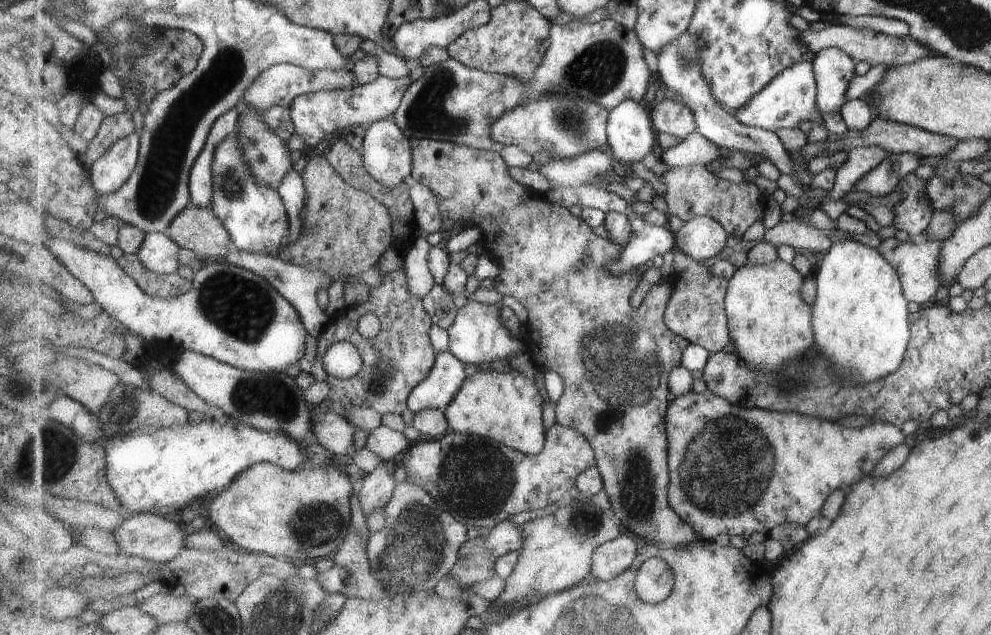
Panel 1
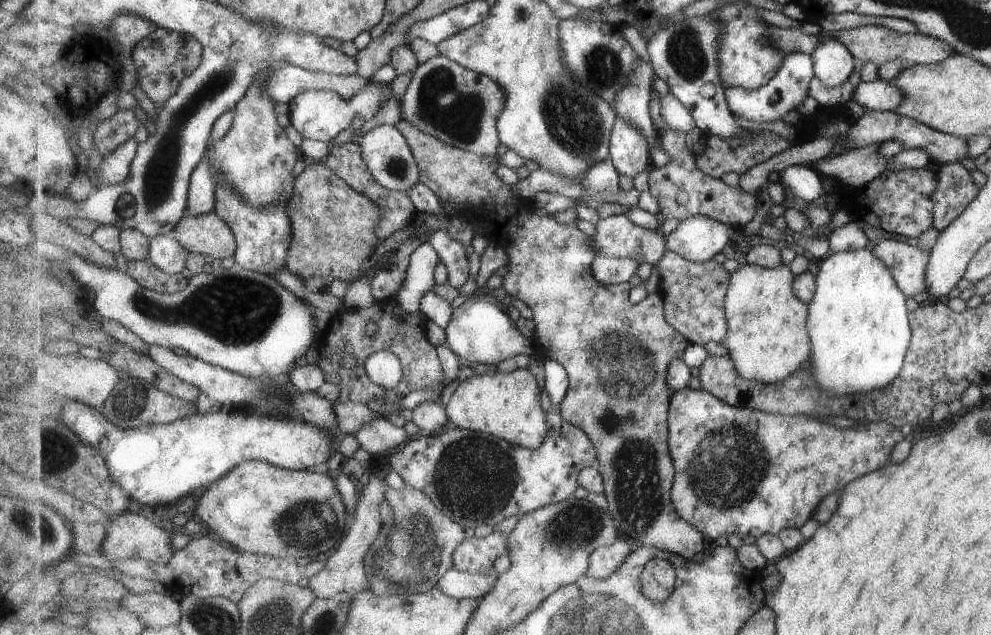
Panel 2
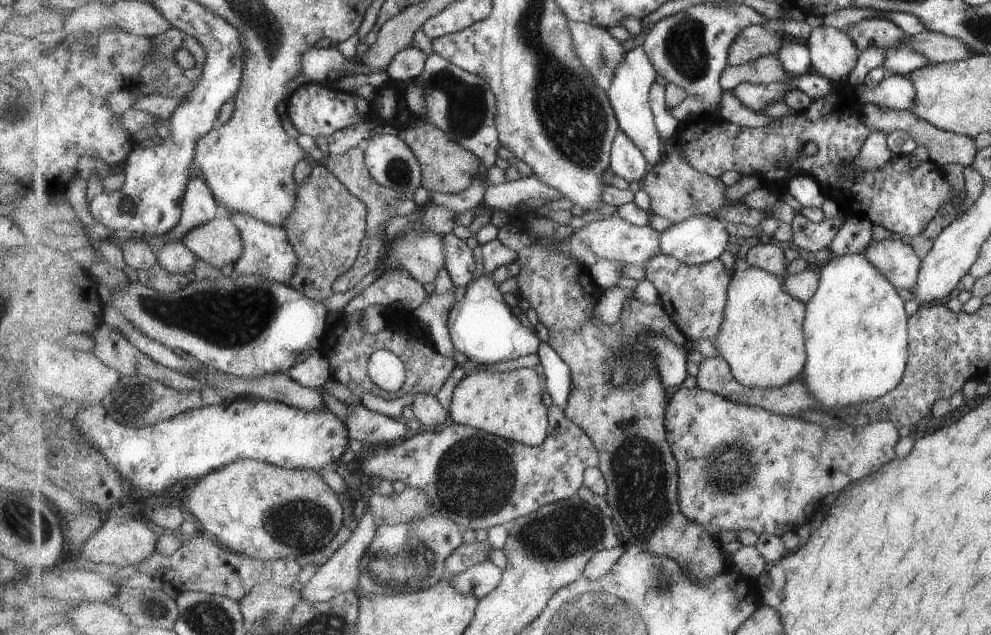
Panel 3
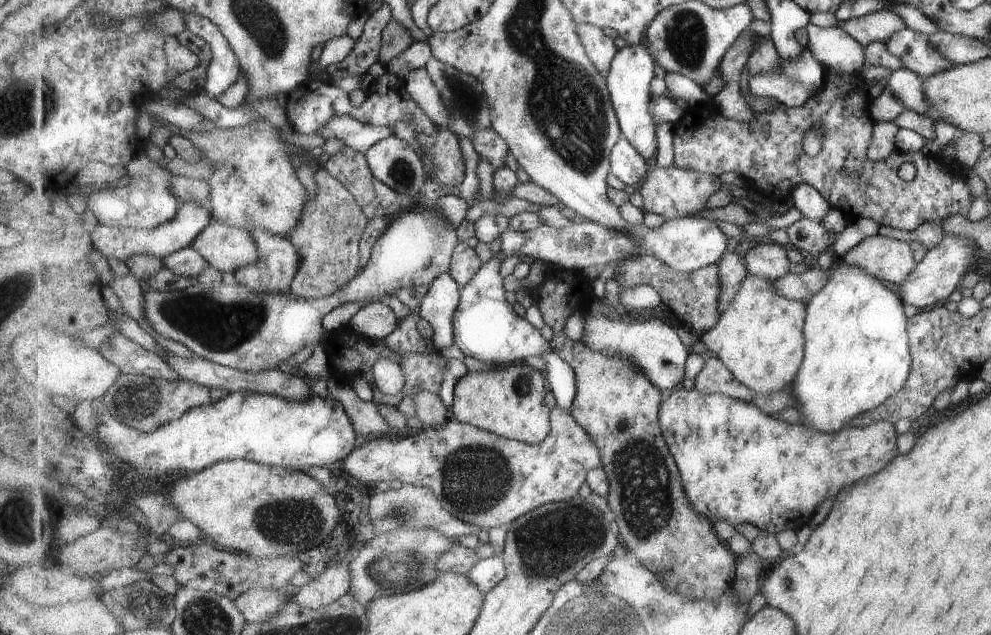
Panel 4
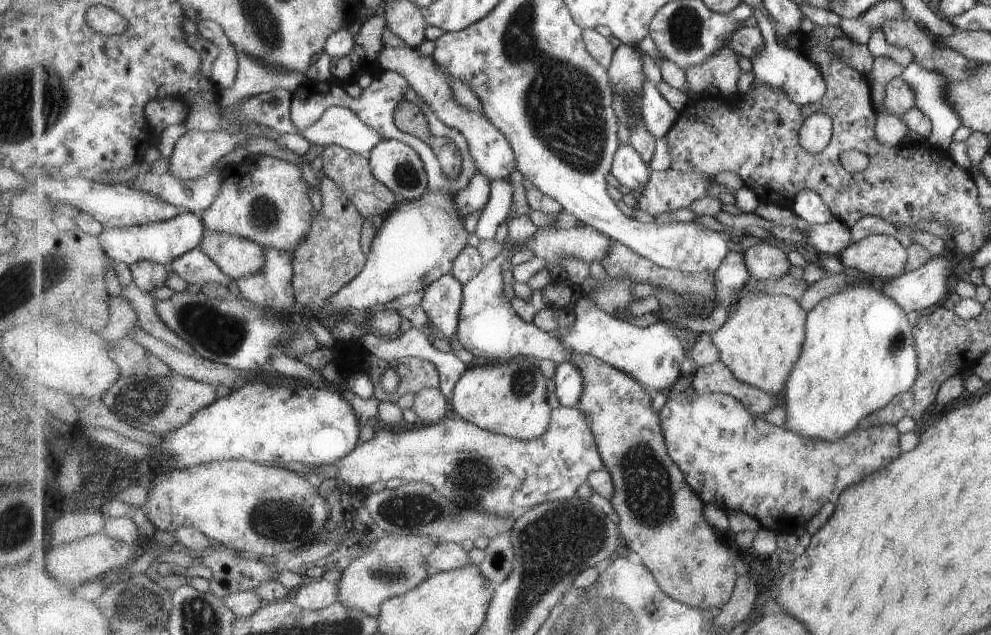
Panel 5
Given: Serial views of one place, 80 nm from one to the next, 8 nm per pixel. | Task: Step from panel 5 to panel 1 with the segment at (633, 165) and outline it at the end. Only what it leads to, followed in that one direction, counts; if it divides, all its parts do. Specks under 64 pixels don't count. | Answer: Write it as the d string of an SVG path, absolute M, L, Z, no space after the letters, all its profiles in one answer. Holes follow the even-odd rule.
M625 98L609 112L608 138L615 161L623 167L658 153L652 115L637 100Z

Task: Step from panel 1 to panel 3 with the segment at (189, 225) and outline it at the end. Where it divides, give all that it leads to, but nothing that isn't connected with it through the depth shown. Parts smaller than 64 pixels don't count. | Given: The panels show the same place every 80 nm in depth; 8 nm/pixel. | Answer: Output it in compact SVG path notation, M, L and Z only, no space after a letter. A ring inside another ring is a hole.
M227 215L193 228L183 236L182 243L199 259L219 269L243 256L241 232Z

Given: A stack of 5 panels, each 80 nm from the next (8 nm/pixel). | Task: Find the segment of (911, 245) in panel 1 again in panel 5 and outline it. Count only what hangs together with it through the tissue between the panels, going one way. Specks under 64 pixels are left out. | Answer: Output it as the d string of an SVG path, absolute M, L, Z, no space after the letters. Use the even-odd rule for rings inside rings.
M867 235L849 243L839 254L844 266L869 276L891 280L904 272L907 249L891 235Z

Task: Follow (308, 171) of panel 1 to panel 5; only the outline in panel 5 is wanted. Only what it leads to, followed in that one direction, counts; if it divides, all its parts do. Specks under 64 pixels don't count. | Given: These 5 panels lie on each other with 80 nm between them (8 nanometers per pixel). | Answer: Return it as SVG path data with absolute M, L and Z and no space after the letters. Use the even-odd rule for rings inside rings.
M323 173L321 180L322 208L319 214L314 212L312 230L294 256L295 276L292 282L296 288L296 302L313 309L323 307L327 299L336 295L365 268L368 261L368 254L362 247L366 218L336 182Z

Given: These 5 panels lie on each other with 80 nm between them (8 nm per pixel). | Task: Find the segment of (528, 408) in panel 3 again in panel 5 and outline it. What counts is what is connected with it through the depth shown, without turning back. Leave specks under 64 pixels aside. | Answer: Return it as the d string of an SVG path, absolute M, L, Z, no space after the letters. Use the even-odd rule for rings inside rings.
M530 358L477 362L455 385L451 396L452 411L482 429L528 441L544 435L550 428L554 409L549 406L547 394L547 377Z

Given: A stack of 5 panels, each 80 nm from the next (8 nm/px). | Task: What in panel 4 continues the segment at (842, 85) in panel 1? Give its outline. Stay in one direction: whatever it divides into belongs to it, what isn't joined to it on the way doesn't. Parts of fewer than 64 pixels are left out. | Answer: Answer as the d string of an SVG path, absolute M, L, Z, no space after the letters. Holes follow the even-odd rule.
M807 24L807 45L809 52L827 72L837 70L841 74L856 74L863 66L861 47L849 34L837 26L822 28Z

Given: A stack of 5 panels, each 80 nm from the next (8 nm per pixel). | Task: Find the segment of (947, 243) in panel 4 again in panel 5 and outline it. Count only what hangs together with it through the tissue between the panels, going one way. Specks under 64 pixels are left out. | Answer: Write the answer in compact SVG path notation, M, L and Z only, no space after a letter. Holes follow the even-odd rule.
M934 255L918 269L887 280L878 291L905 312L926 312L940 304L952 287L949 278L953 267L943 255Z

